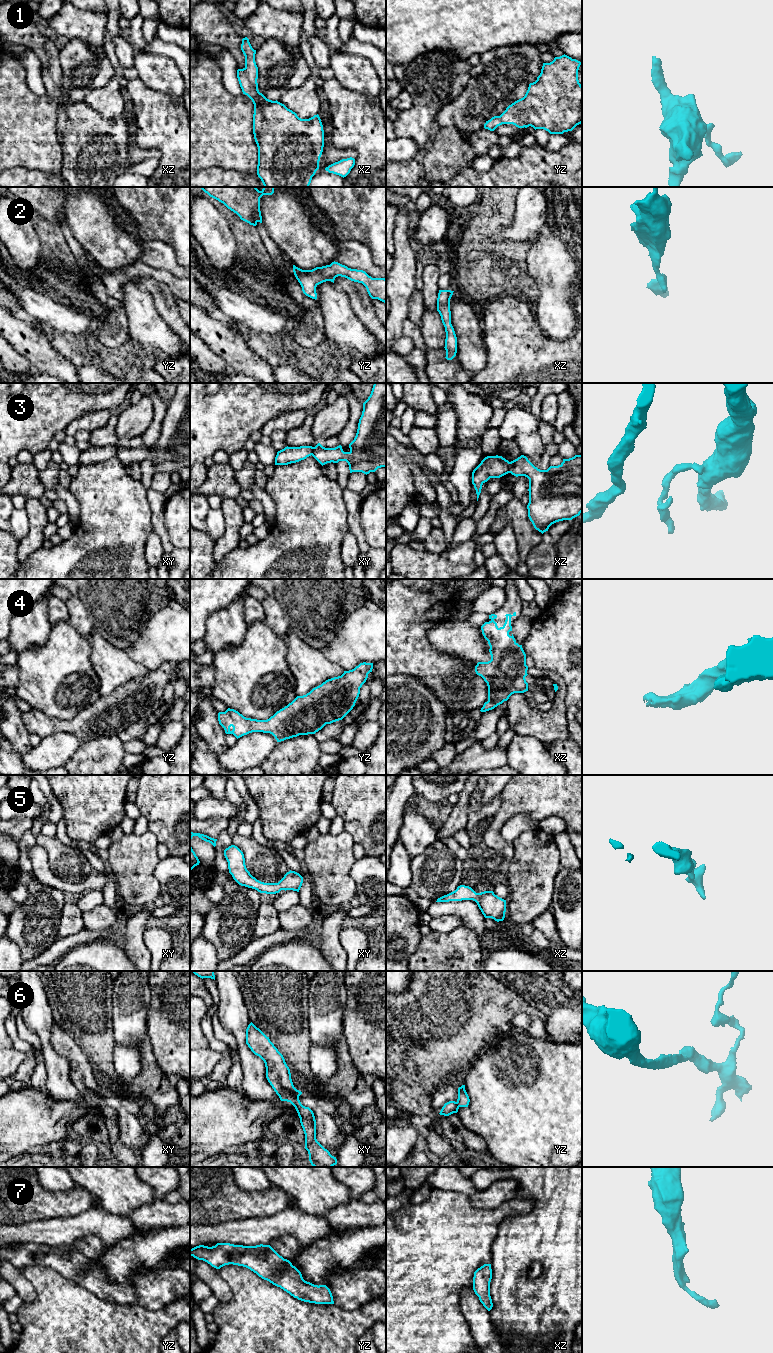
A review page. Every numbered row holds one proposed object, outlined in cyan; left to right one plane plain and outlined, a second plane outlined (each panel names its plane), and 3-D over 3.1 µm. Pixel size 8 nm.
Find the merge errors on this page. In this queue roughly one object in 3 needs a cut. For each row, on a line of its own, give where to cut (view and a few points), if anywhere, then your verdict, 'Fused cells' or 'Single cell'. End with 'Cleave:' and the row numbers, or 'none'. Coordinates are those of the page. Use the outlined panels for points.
1: No split. Single cell
2: No split. Single cell
3: Split along xz (510, 462), (508, 472). Fused cells
4: No split. Single cell
5: No split. Single cell
6: No split. Single cell
7: No split. Single cell
Cleave: 3

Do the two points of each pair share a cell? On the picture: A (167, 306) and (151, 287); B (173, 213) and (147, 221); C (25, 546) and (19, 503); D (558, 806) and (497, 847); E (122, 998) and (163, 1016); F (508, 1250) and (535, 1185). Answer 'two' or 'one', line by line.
A: one
B: one
C: two
D: one
E: two
F: one

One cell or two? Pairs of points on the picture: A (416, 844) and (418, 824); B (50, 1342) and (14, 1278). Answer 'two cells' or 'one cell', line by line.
A: one cell
B: two cells

